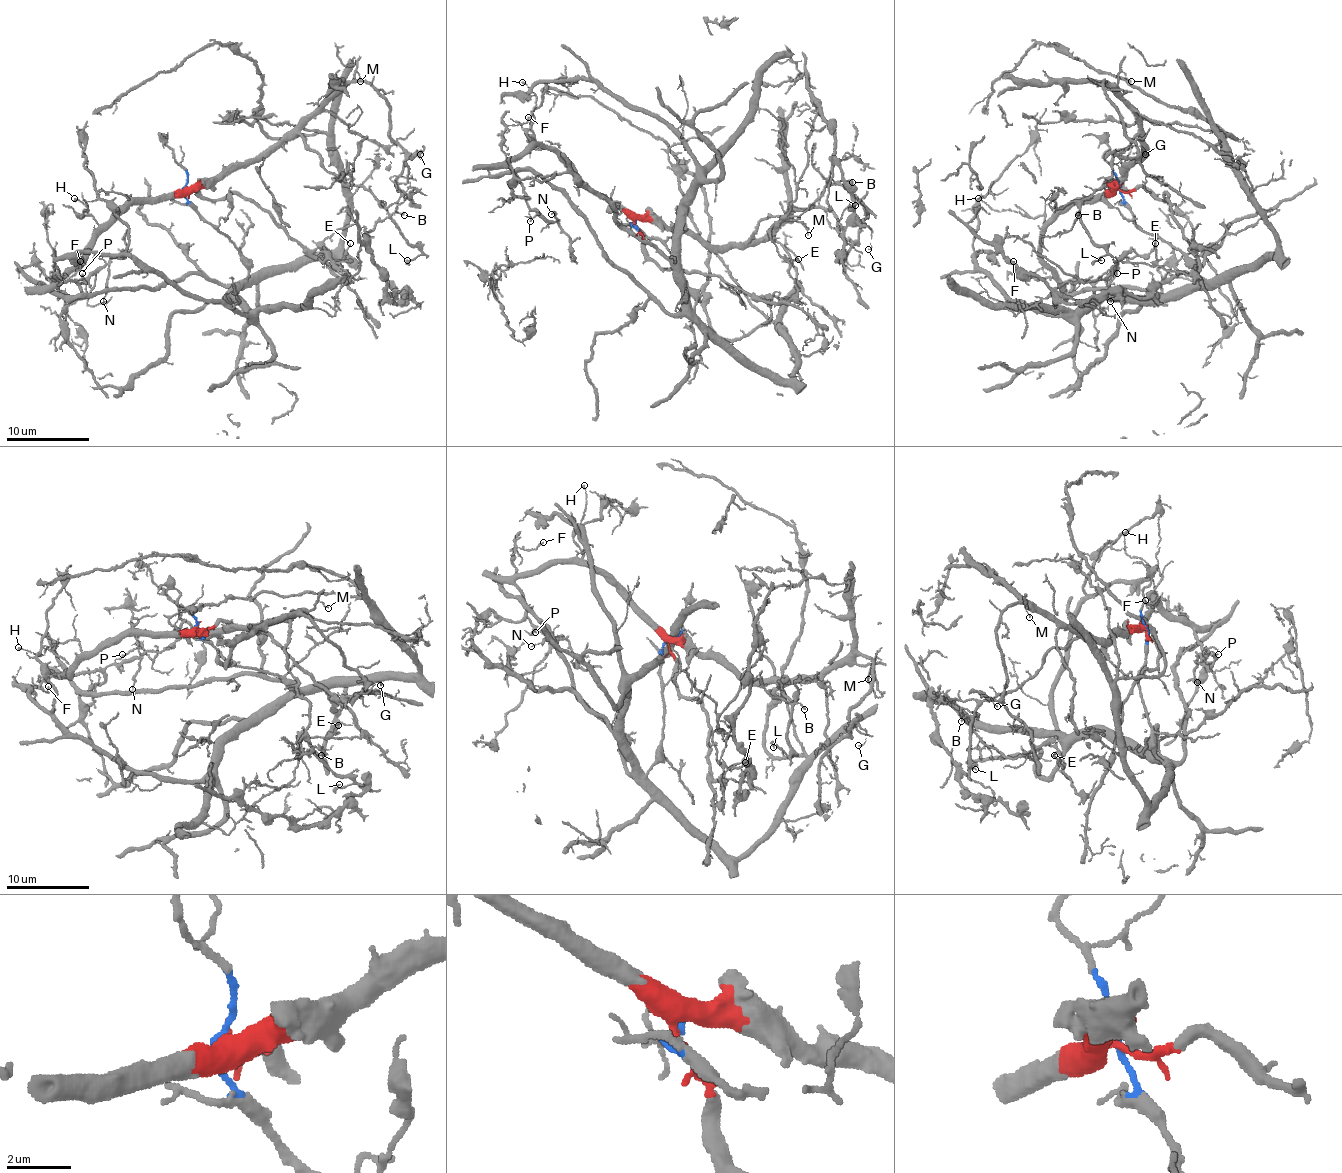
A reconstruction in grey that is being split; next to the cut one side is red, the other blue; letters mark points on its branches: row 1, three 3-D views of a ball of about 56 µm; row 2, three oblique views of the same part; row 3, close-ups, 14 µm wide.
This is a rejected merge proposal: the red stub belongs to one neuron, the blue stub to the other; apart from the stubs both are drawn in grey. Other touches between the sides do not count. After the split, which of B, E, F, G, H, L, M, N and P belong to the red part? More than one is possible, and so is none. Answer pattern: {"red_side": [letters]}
{"red_side": ["B", "E", "F", "G", "H", "L", "M", "N", "P"]}

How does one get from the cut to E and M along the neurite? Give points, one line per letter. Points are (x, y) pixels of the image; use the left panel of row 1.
E: (185, 187), (214, 200), (241, 193), (251, 198), (340, 274), (348, 274), (340, 259), (350, 243)
M: (185, 187), (210, 187), (224, 175), (270, 154), (303, 127), (357, 72), (361, 82)

